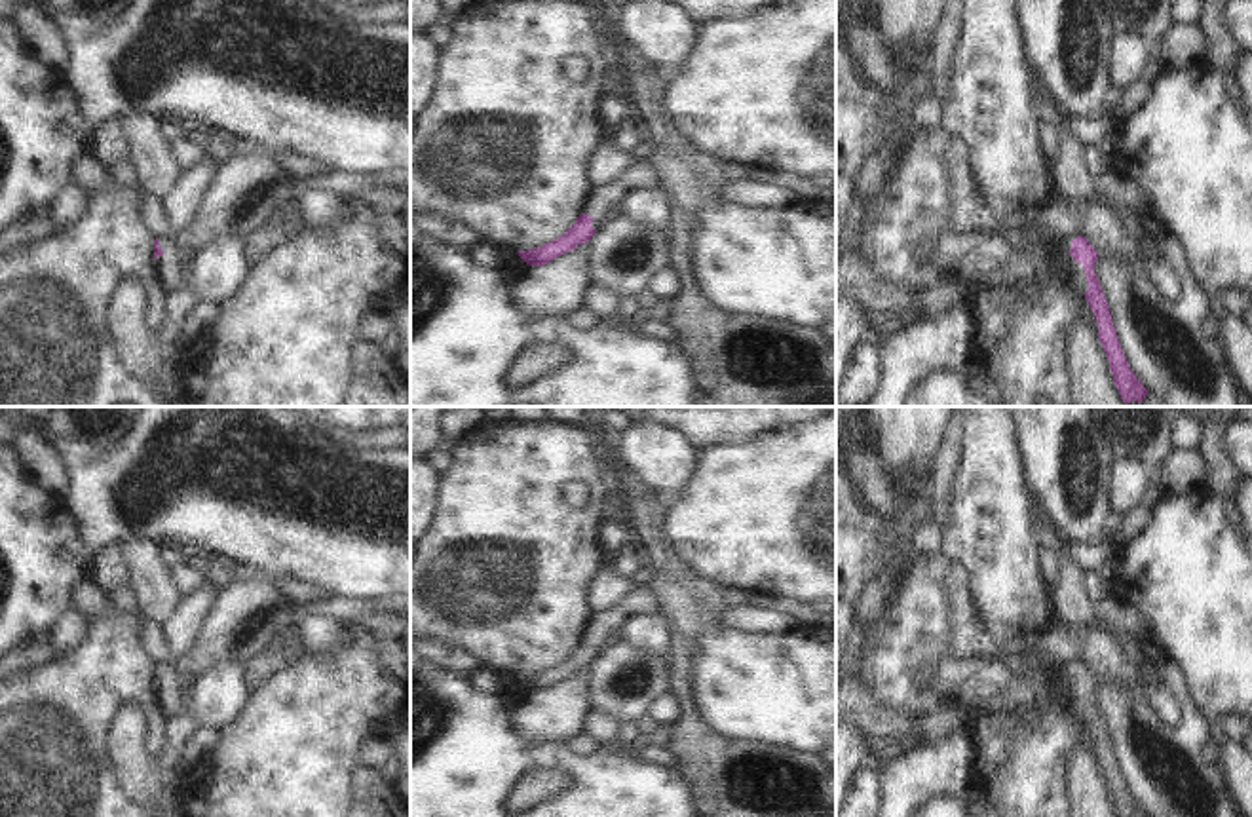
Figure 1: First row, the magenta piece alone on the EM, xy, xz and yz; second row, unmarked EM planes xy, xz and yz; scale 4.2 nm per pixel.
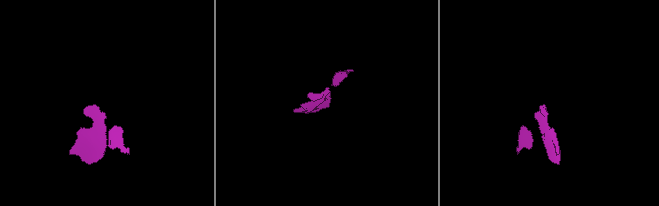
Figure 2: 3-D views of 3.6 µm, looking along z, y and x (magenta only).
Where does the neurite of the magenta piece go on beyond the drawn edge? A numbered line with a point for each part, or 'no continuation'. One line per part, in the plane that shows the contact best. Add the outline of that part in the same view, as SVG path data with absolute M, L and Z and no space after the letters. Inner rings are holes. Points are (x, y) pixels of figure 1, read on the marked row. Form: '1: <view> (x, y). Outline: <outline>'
1: yz (1072, 270). Outline: M1072 236L1060 243L1060 247L1054 255L1054 260L1056 260L1056 270L1072 283L1073 289L1077 289L1079 293L1085 294L1089 285L1087 285L1087 276L1085 276L1083 264L1075 262L1070 256L1072 241L1075 238L1077 236Z

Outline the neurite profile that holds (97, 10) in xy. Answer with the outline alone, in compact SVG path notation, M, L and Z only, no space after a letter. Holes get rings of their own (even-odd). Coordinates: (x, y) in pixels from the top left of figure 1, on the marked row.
M36 0L46 13L82 15L97 23L110 23L127 4L129 0Z

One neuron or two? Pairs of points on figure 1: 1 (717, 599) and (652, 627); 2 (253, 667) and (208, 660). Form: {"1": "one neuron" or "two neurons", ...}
{"1": "two neurons", "2": "two neurons"}

